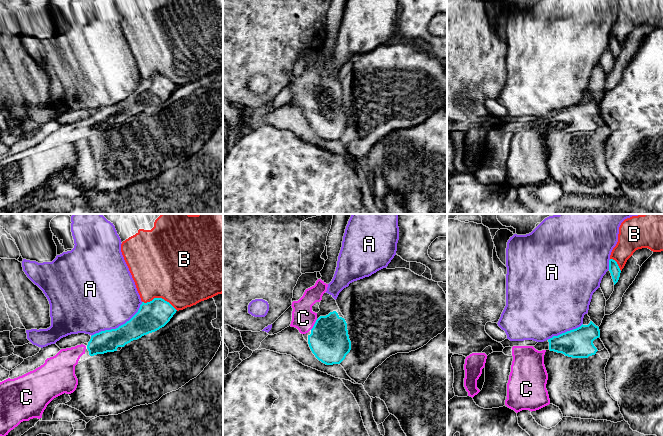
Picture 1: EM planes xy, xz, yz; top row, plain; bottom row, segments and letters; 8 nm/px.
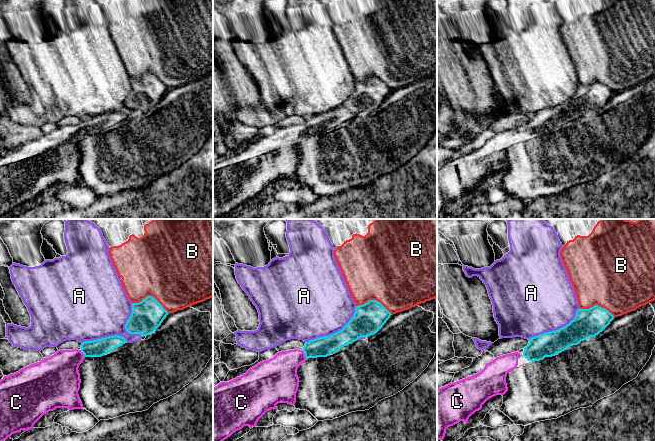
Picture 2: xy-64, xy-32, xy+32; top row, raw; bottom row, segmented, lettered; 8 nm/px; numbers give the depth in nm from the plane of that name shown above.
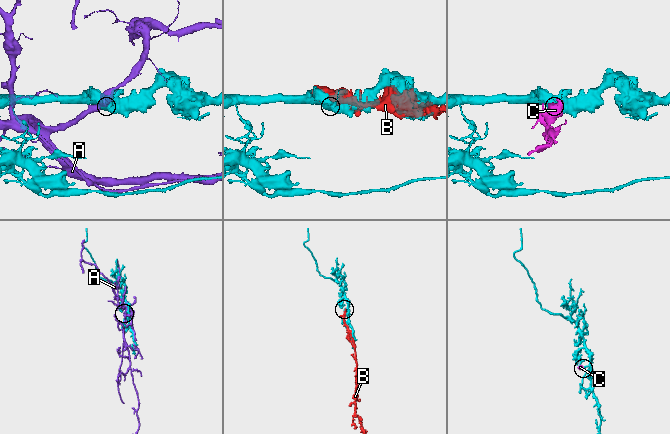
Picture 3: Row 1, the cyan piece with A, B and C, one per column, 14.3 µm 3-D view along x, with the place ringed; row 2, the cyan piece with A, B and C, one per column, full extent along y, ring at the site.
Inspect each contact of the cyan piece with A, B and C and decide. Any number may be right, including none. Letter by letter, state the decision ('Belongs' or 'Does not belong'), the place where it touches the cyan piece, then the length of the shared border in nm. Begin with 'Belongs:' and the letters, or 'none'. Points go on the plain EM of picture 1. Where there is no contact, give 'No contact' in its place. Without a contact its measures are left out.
Belongs: C
A: Does not belong. Touches cyan at xy (119, 102). Shared border 500 nm
B: Does not belong. Touches cyan at xy (160, 74). Shared border 300 nm
C: Belongs. Touches cyan at xz (314, 100). Shared border 110 nm

